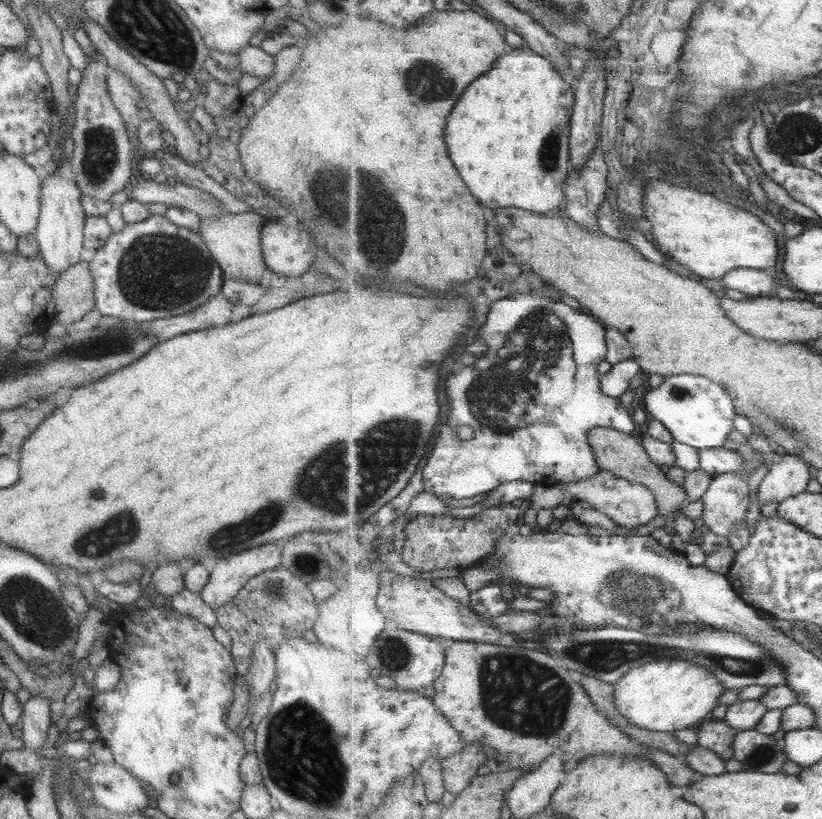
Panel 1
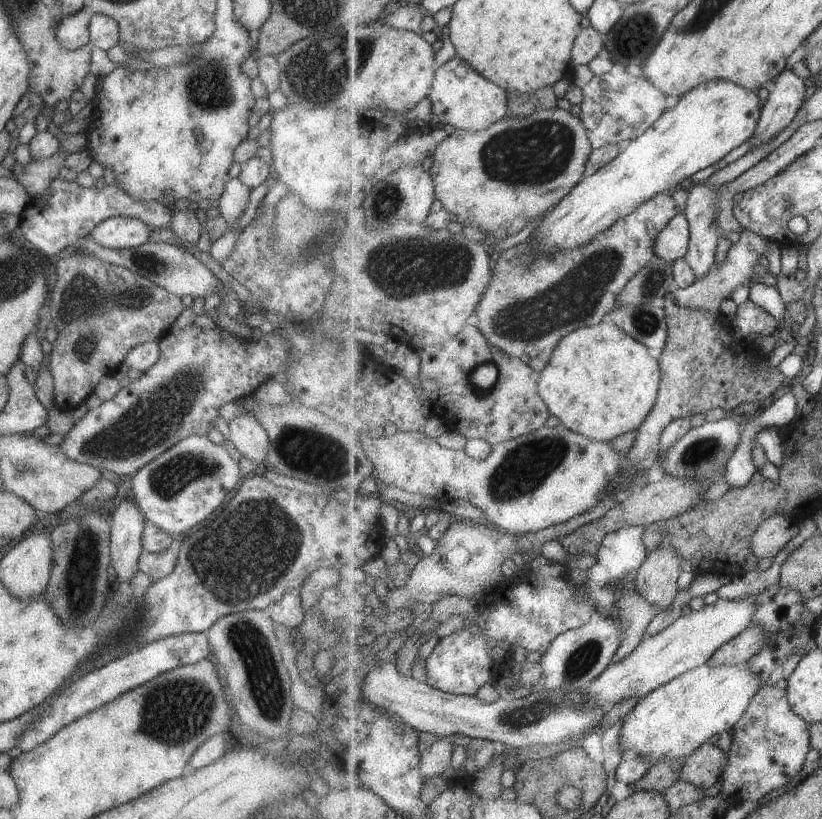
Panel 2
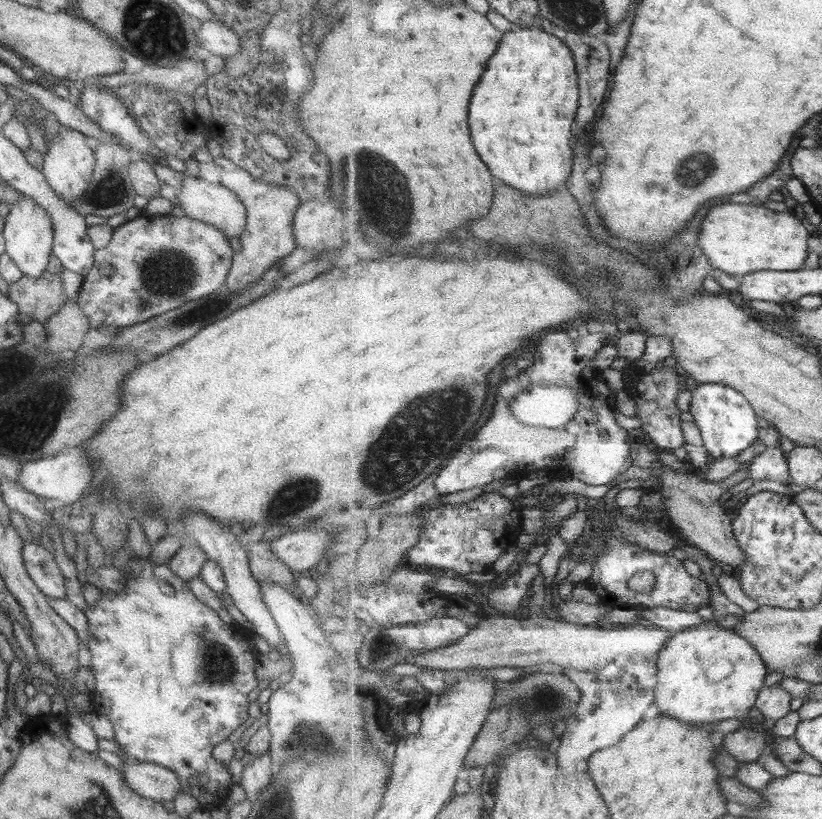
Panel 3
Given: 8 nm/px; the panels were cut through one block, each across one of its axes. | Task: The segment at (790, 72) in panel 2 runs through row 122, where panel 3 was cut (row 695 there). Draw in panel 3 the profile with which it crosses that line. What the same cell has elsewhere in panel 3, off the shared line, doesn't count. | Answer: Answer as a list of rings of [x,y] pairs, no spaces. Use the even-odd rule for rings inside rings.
[[[777,683],[763,688],[754,707],[761,711],[764,718],[776,723],[791,712],[792,698],[791,693]]]

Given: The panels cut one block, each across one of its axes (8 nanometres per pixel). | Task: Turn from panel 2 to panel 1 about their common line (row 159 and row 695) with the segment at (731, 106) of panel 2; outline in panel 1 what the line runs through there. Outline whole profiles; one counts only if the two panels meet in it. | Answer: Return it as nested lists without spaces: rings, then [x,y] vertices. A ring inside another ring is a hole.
[[[649,660],[644,665],[631,668],[615,684],[615,703],[621,715],[633,725],[659,732],[677,732],[703,722],[713,708],[719,706],[719,698],[726,686],[707,667],[685,660]]]

